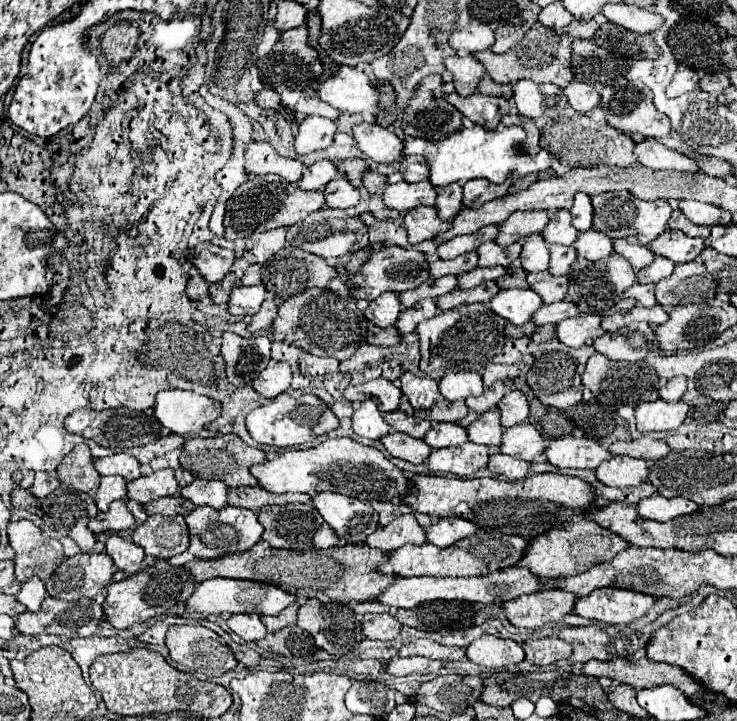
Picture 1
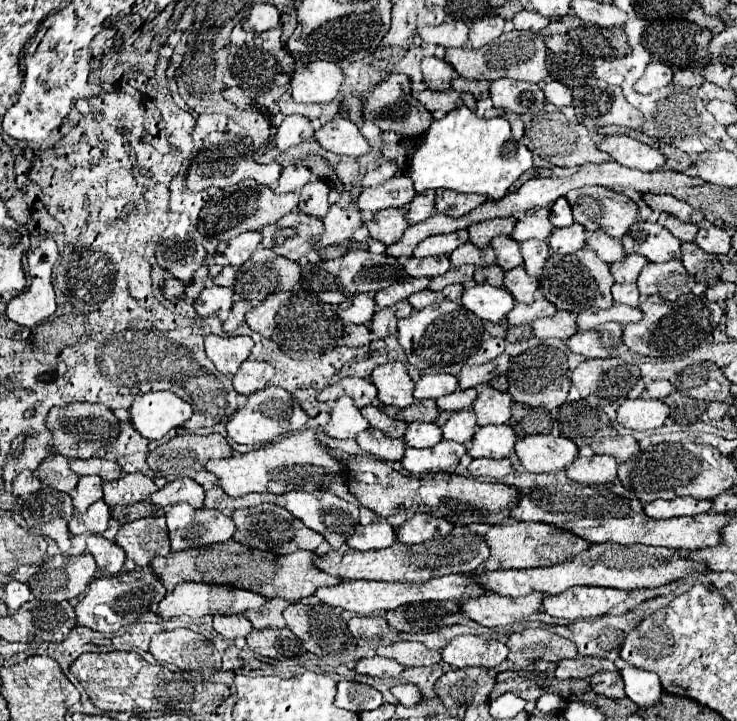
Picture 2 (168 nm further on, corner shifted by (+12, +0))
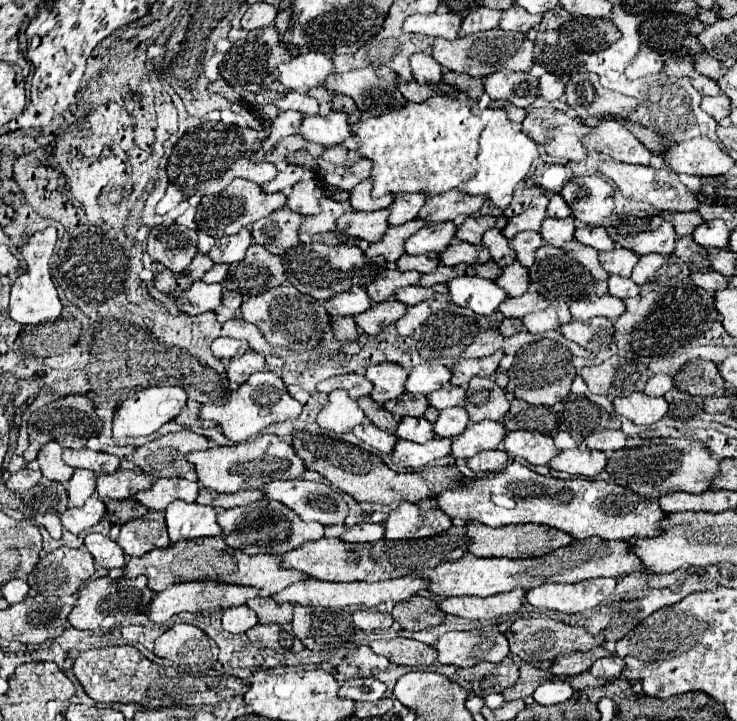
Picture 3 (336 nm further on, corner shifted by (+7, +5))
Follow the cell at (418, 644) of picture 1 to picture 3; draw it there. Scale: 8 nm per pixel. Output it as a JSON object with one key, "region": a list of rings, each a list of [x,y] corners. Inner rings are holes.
{"region":[[[395,637],[389,641],[371,641],[369,647],[397,665],[415,667],[415,665],[433,665],[437,661],[437,651],[431,645],[407,637]]]}

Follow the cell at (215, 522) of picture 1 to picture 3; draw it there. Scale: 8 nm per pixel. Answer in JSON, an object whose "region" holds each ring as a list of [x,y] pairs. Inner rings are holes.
{"region":[[[173,501],[165,509],[165,521],[171,541],[223,535],[217,523],[217,509],[211,505]]]}

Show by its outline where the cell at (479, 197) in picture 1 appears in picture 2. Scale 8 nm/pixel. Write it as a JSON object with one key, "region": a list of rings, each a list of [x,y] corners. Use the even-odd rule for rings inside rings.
{"region":[[[442,190],[436,196],[436,204],[434,210],[442,212],[446,216],[464,216],[468,212],[472,212],[474,208],[478,208],[480,204],[484,204],[488,198],[480,196],[480,194],[460,194],[460,192],[452,192],[452,190]]]}

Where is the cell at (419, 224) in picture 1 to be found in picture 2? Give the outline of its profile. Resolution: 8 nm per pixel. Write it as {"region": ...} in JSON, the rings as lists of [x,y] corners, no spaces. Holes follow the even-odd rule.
{"region":[[[386,208],[376,212],[370,220],[364,220],[364,226],[374,240],[388,246],[392,240],[398,240],[402,236],[410,222],[406,220],[406,208]]]}

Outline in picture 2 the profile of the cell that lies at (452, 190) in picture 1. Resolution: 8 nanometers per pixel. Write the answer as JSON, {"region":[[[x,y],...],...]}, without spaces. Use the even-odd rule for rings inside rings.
{"region":[[[436,192],[416,194],[416,196],[412,198],[412,202],[408,204],[408,212],[406,212],[408,220],[410,220],[412,224],[418,224],[418,222],[426,220],[426,218],[432,214],[432,210],[434,210],[434,198],[436,198]]]}

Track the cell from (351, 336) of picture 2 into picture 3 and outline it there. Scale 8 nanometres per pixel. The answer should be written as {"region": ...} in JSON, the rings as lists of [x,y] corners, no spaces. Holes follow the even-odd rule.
{"region":[[[335,317],[333,319],[333,335],[341,341],[355,341],[359,337],[359,327],[353,317]]]}

